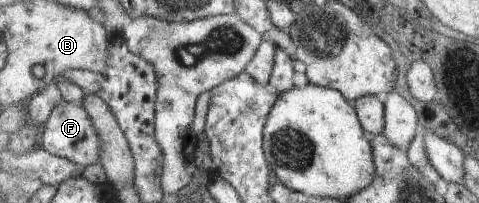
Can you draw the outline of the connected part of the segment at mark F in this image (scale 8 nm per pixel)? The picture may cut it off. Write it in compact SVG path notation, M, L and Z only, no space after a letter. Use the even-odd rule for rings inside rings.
M63 99L56 104L52 116L45 124L41 135L41 147L53 155L67 158L80 167L100 163L102 141L94 128L90 115L84 111L79 103L68 102Z

